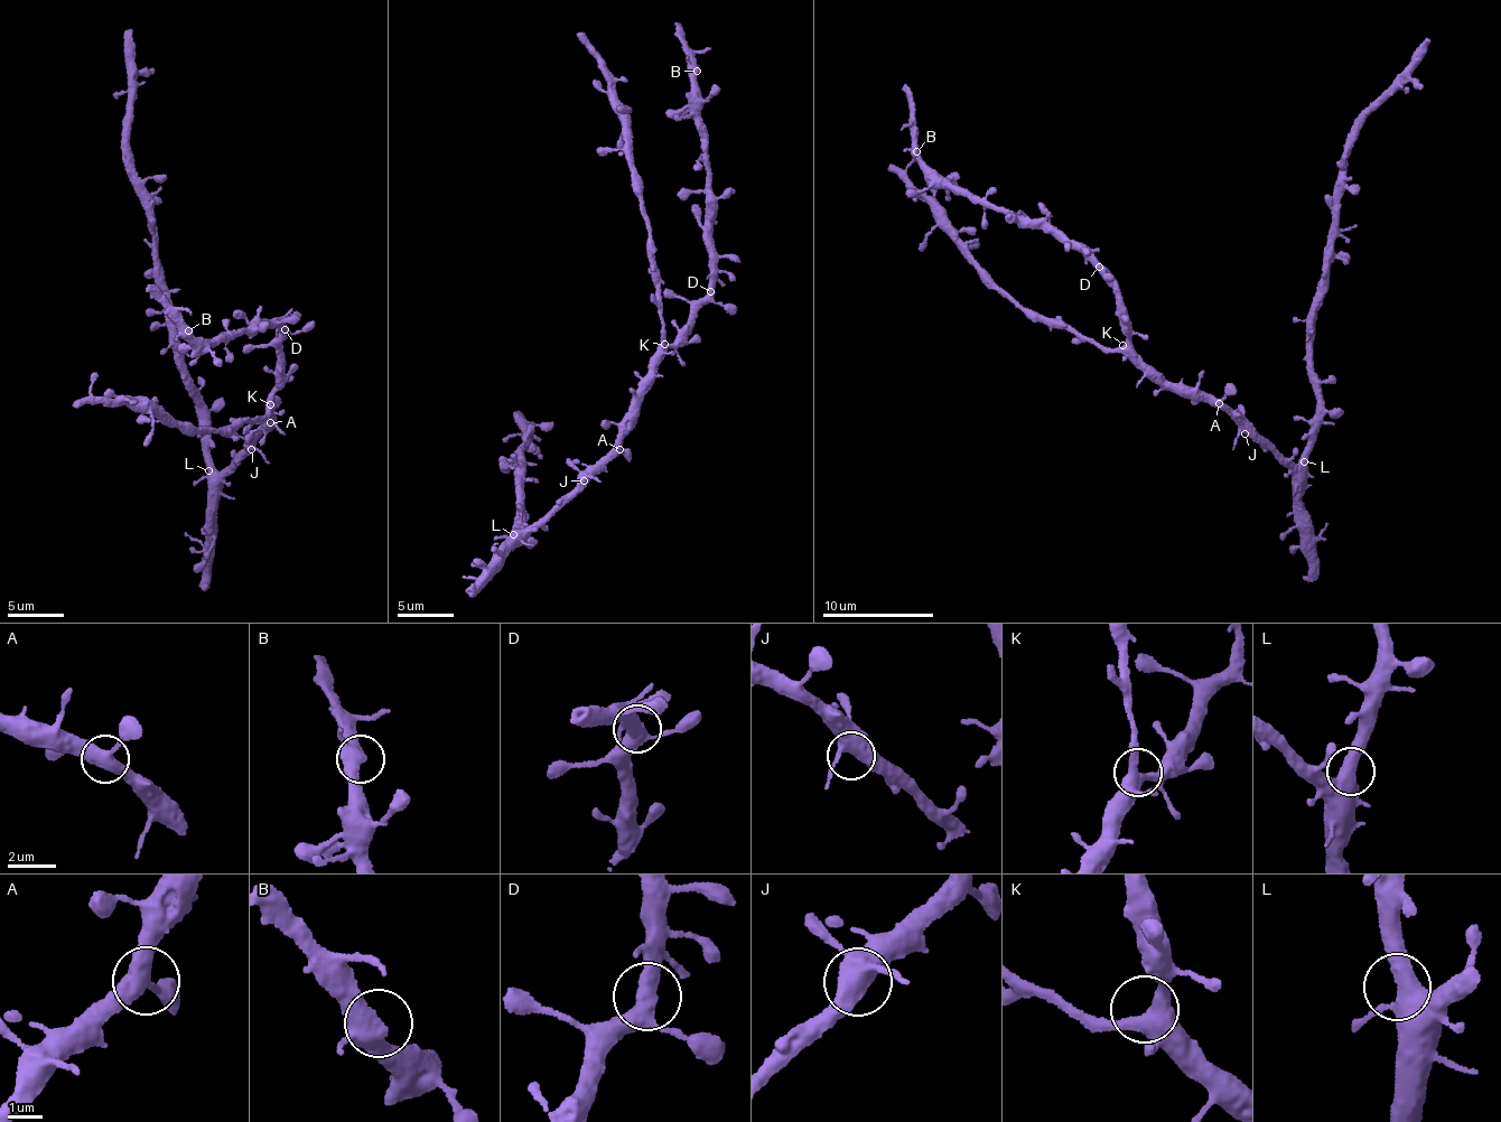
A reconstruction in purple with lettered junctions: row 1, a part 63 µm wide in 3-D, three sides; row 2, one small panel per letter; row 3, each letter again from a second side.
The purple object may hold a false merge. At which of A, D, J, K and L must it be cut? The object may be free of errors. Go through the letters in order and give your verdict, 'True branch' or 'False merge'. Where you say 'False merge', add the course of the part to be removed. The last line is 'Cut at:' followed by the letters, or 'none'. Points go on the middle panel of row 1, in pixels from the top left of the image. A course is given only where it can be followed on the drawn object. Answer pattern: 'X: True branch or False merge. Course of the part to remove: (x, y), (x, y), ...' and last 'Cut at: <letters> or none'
A: True branch
D: True branch
J: True branch
K: True branch
L: True branch
Cut at: none

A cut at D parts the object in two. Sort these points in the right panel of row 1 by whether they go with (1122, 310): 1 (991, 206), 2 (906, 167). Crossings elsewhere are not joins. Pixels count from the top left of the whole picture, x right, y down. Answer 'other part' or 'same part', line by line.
1: other part
2: same part

